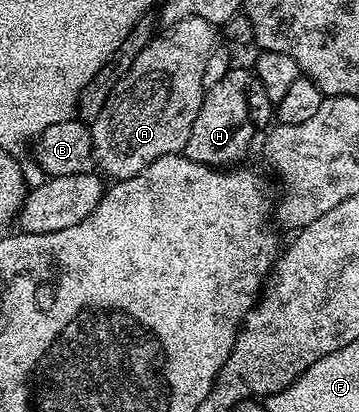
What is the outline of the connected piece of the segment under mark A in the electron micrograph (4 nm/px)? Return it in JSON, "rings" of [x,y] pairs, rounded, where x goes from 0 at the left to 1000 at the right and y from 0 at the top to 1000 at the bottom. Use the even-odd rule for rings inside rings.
{"rings":[[[515,41],[460,78],[454,90],[451,83],[432,87],[429,97],[407,107],[401,124],[390,124],[379,153],[368,153],[362,170],[329,194],[279,279],[248,306],[262,400],[298,432],[306,427],[306,434],[343,439],[368,425],[390,425],[390,415],[401,415],[412,396],[435,396],[435,386],[448,381],[504,374],[524,347],[524,328],[535,328],[535,299],[546,299],[546,279],[563,257],[568,209],[577,204],[574,155],[596,119],[602,70],[563,41]]]}

